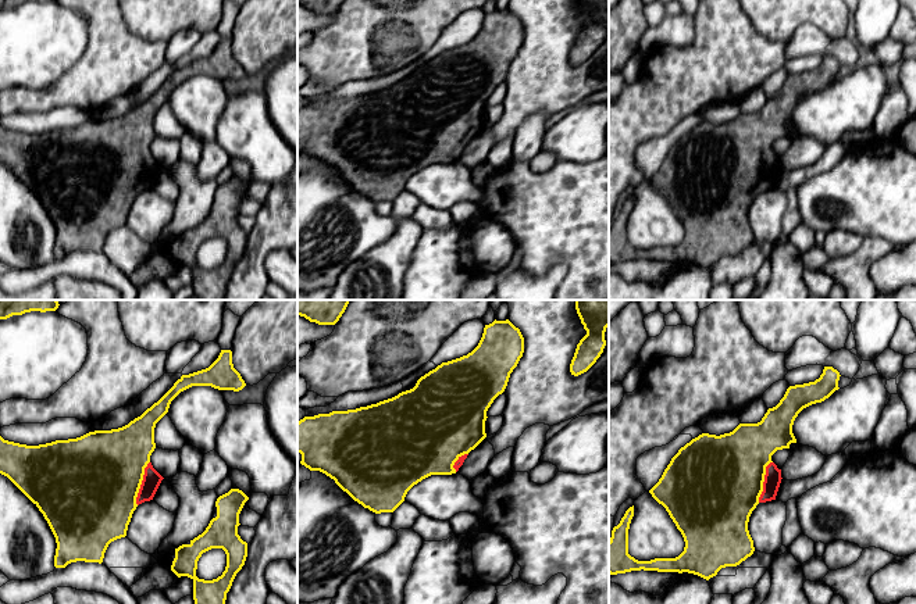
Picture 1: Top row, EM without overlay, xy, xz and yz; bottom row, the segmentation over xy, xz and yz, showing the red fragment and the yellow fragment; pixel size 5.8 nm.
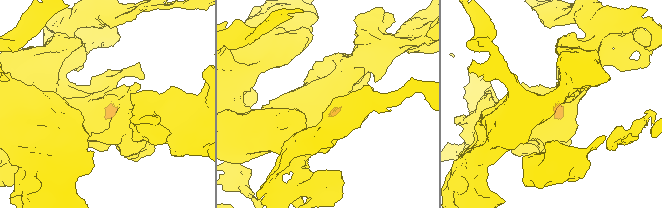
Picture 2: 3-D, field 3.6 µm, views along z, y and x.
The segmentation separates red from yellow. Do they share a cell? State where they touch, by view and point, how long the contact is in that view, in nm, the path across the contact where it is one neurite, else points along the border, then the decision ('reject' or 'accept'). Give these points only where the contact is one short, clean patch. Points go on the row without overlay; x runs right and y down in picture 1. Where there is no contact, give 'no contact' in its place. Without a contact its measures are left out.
xy (142, 172) | 260 nm | across xy (152, 168), (142, 172), (117, 163), (100, 163) | accept

